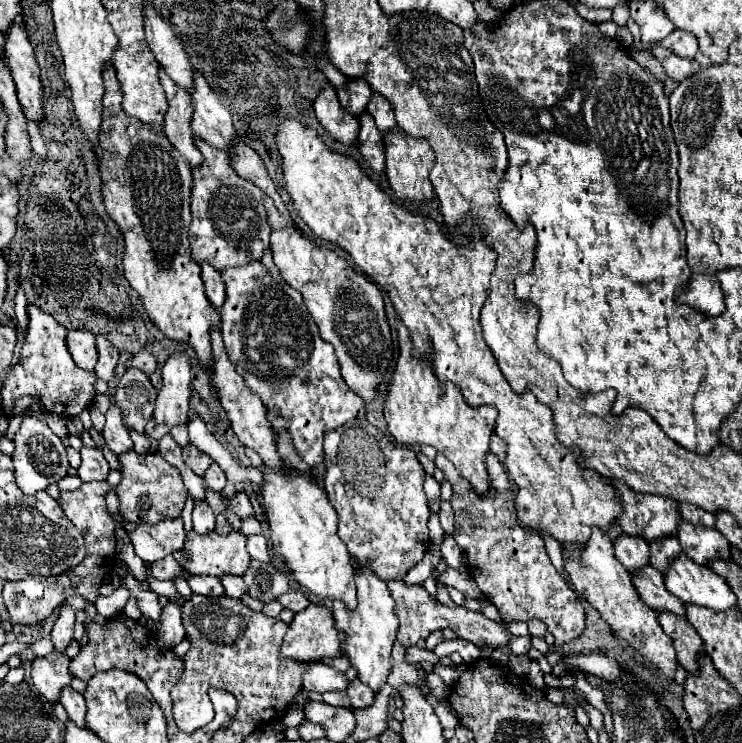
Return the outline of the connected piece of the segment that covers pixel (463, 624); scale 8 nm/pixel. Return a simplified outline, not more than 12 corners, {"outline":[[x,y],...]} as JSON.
{"outline":[[388,580],[398,642],[414,646],[450,628],[478,648],[504,648],[502,624],[444,606],[424,586]]}

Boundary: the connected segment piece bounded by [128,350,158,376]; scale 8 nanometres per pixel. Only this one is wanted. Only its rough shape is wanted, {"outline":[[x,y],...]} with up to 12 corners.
{"outline":[[140,350],[128,366],[136,366],[150,374],[158,362],[150,352]]}

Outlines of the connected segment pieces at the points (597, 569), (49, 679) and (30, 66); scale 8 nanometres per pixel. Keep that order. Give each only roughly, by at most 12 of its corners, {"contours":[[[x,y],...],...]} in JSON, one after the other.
{"contours":[[[592,528],[580,562],[564,554],[574,590],[616,636],[674,678],[668,638]],[[60,652],[36,658],[32,682],[48,702],[68,686],[70,658]],[[22,26],[6,32],[4,56],[26,120],[44,120],[44,90]]]}

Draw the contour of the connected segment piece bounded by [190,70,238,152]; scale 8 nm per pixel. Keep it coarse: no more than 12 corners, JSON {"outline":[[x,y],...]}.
{"outline":[[192,76],[192,130],[232,152],[230,112],[204,76]]}

